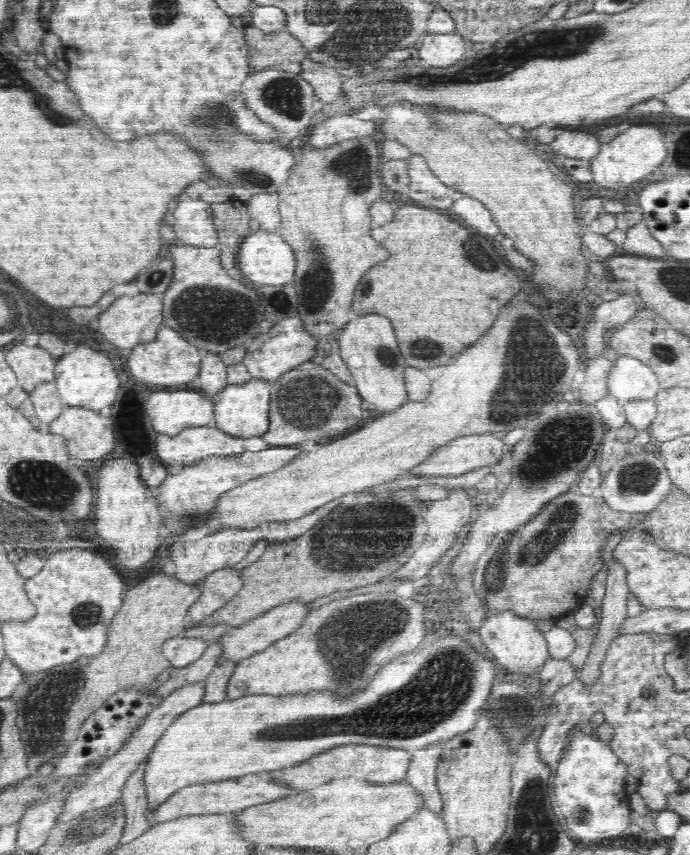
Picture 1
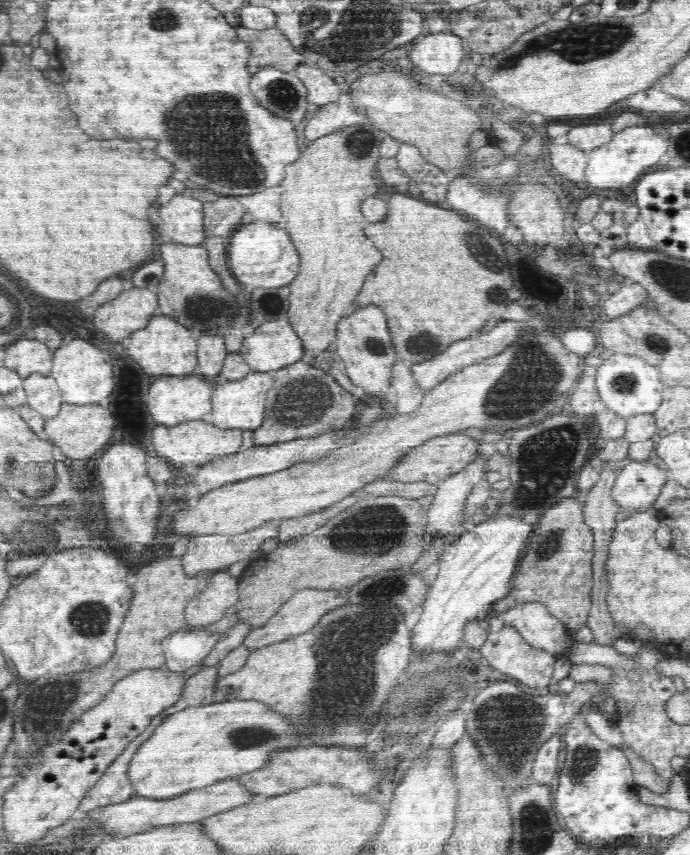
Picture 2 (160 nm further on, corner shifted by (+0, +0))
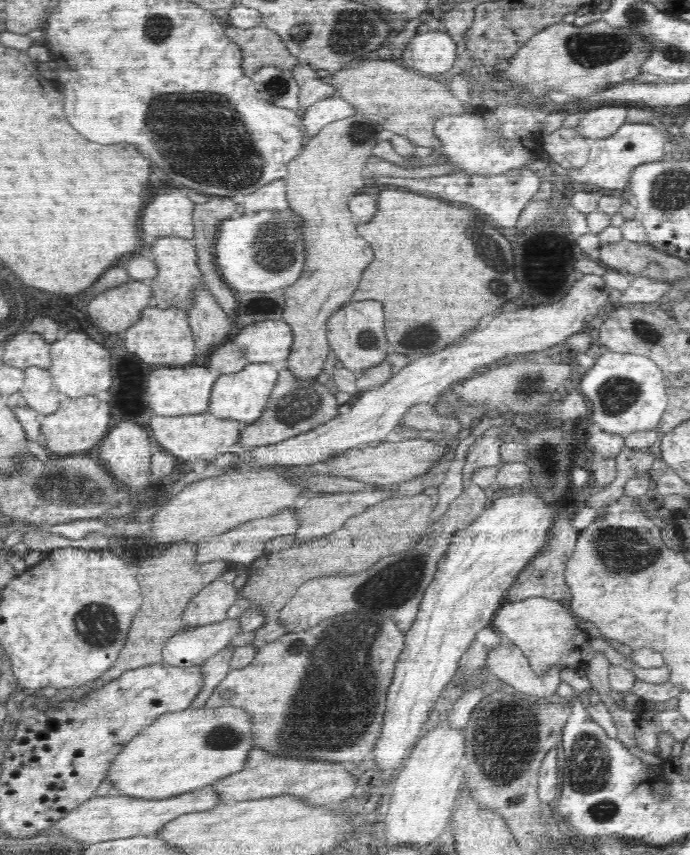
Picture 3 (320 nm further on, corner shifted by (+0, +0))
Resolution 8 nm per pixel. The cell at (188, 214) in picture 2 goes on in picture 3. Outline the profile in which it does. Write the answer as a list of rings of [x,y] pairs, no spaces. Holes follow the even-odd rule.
[[[154,186],[152,192],[156,192],[156,196],[152,196],[150,204],[144,206],[140,230],[152,238],[178,236],[192,239],[195,202],[184,194],[182,188],[163,189]]]

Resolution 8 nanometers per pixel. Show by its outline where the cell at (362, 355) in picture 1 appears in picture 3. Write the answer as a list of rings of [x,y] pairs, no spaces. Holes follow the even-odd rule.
[[[376,300],[350,301],[333,312],[326,321],[326,336],[329,346],[334,350],[348,370],[360,373],[386,360],[388,353],[394,353],[394,347],[385,335],[385,316],[382,304]]]

